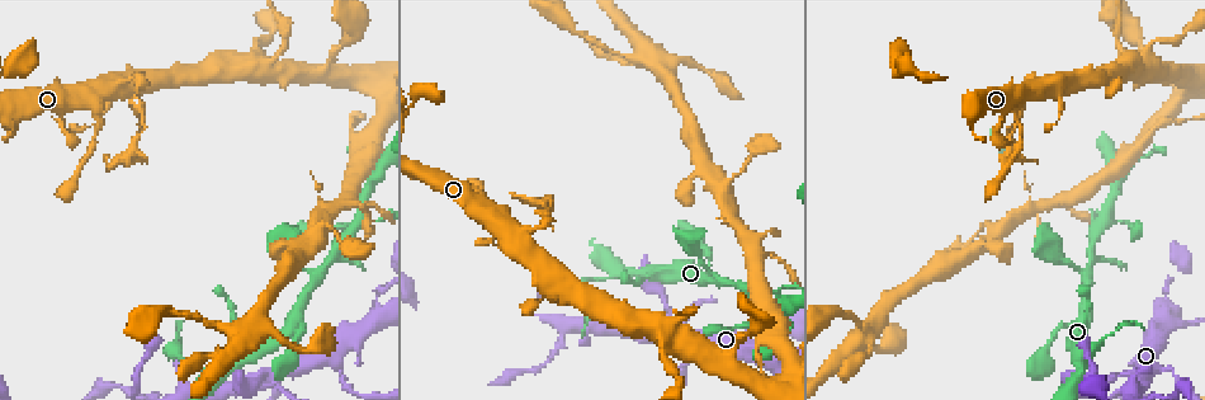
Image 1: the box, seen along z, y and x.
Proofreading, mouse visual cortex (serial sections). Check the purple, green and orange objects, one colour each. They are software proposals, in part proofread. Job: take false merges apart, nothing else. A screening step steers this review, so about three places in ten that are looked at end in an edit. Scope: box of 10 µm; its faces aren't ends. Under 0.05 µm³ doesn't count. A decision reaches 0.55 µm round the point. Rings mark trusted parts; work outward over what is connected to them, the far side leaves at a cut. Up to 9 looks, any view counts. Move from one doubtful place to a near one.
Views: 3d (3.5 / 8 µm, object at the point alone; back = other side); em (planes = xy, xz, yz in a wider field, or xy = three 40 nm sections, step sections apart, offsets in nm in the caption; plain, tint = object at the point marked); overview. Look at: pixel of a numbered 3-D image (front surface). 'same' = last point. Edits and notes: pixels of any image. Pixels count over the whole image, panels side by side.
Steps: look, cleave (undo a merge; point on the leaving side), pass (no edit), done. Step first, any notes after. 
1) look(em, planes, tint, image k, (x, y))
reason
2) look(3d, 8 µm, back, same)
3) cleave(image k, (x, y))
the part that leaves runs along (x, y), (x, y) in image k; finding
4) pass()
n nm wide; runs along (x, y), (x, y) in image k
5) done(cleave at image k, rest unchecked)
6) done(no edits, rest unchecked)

look(3d, 3.5 µm, image 1, (717, 283))
branch point

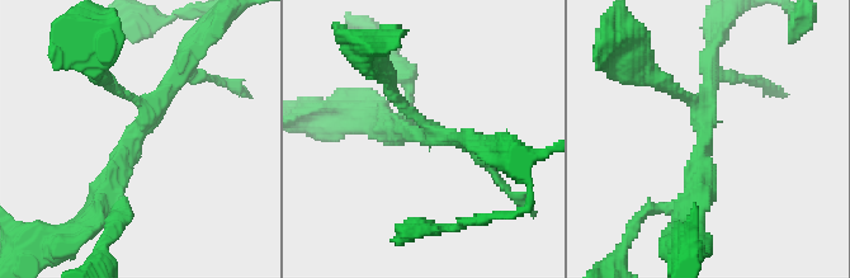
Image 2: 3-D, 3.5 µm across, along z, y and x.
look(em, xy, step 2, tint, image 2, (430, 132))
3 arms; arms of 200, 200, 300 nm; need the tissue

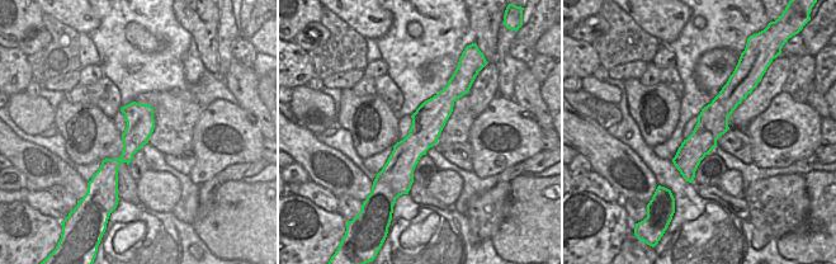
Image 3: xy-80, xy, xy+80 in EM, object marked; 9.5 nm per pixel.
pass()
runs along (105, 194), (188, 51) in image 2; all the same cell

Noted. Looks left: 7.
look(3d, 8 µm, image 1, (1103, 217))
four arms meet

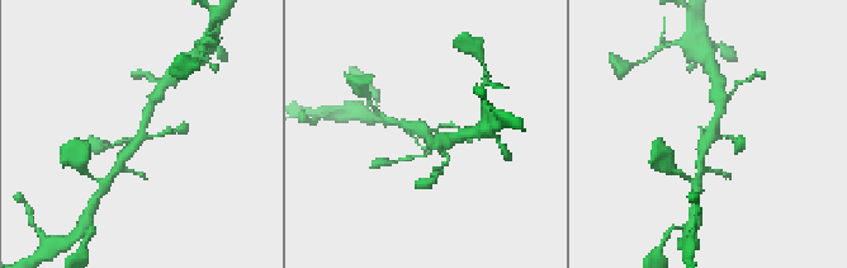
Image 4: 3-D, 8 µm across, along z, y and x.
look(em, planes, tint, same)
4 arms; arms of 100, 150, 200, 250 nm

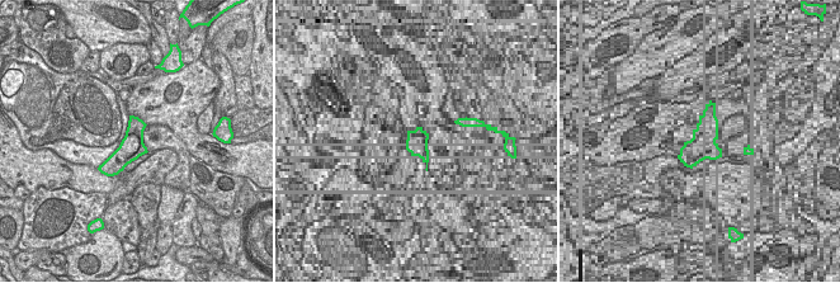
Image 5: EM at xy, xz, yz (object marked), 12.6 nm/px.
pass()
runs along (119, 160), (141, 139), (152, 100) in image 4; one cell here

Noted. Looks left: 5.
look(3d, 3.5 µm, image 1, (271, 375))
sharp bend

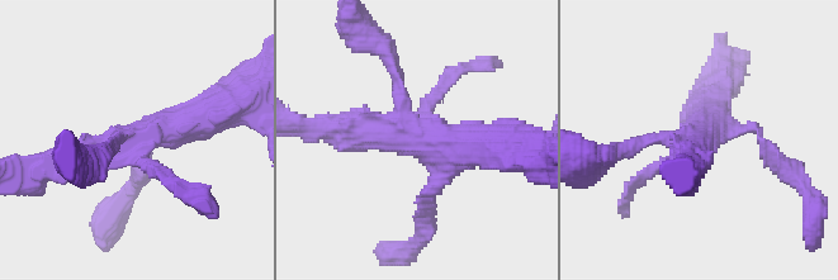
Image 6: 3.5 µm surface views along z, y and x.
look(em, planes, tint, image 6, (694, 136))
shape alone is not enough

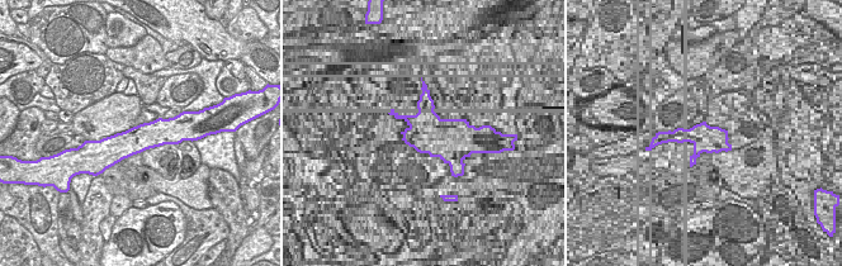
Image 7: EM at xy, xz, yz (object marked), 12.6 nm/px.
pass()
runs along (180, 129), (122, 146), (102, 146) in image 7; continuous, no second cell

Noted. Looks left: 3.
look(3d, 3.5 µm, image 1, (121, 83))
sharp bend

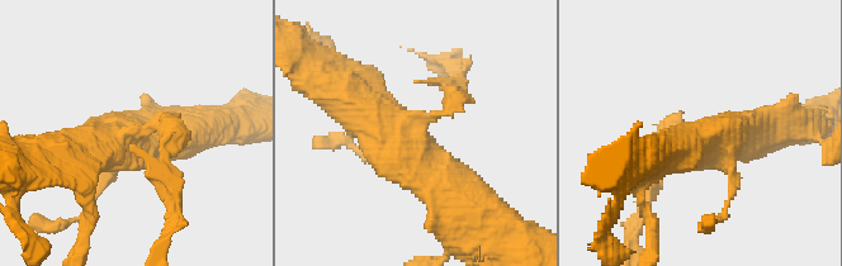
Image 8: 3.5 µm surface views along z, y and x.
look(em, xy, step 1, tint, image 8, (133, 134))

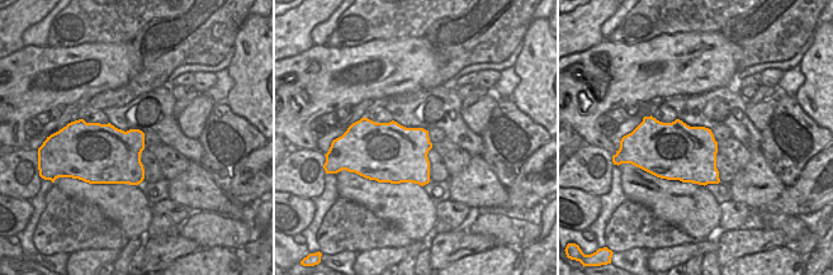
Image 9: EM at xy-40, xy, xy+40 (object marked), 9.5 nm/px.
cleave(image 8, (440, 80))
the part that leaves runs along (446, 108), (450, 69) in image 8; a second cell is stuck on

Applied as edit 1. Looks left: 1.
done(cleave at image 8, rest unchecked)

